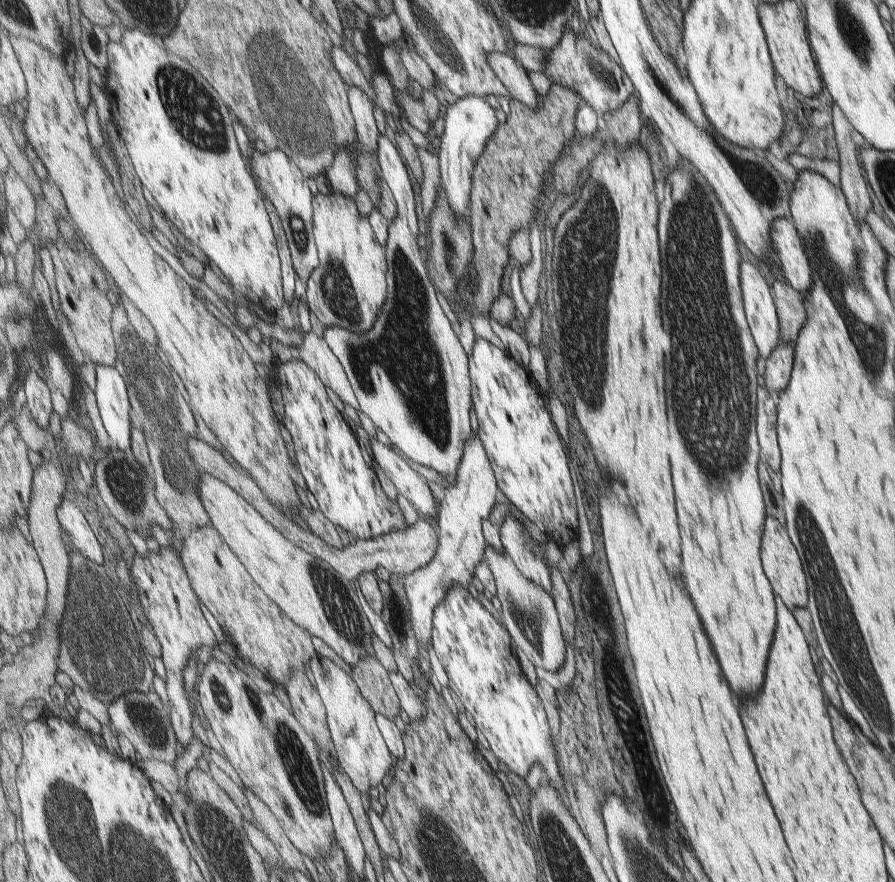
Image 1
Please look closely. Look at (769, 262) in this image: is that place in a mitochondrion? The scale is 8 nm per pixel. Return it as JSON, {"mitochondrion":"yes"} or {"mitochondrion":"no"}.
{"mitochondrion":"no"}

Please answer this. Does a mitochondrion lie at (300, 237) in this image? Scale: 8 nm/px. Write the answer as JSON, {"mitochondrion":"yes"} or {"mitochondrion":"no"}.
{"mitochondrion":"yes"}

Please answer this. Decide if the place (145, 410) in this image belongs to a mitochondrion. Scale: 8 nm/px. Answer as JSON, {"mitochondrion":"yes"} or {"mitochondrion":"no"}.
{"mitochondrion":"yes"}

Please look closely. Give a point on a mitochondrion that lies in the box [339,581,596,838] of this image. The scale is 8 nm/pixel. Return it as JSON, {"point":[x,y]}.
{"point":[531,620]}

